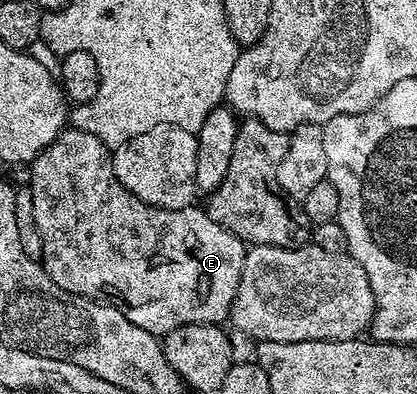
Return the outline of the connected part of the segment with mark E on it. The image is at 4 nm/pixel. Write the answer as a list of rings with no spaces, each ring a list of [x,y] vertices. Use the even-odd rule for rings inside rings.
[[[64,130],[31,161],[29,211],[41,238],[43,269],[61,290],[117,306],[133,326],[141,326],[157,338],[190,324],[222,325],[230,317],[241,278],[243,241],[228,228],[217,226],[202,207],[169,210],[141,202],[121,186],[111,158],[108,145],[93,134]]]

